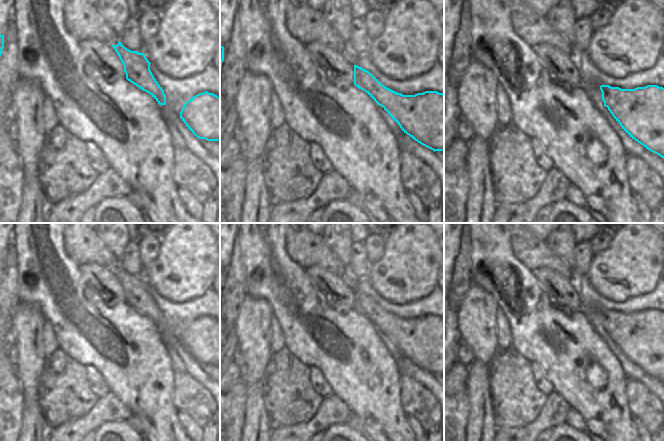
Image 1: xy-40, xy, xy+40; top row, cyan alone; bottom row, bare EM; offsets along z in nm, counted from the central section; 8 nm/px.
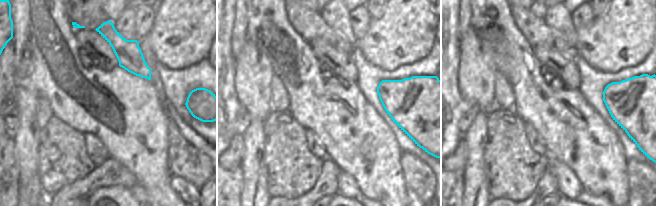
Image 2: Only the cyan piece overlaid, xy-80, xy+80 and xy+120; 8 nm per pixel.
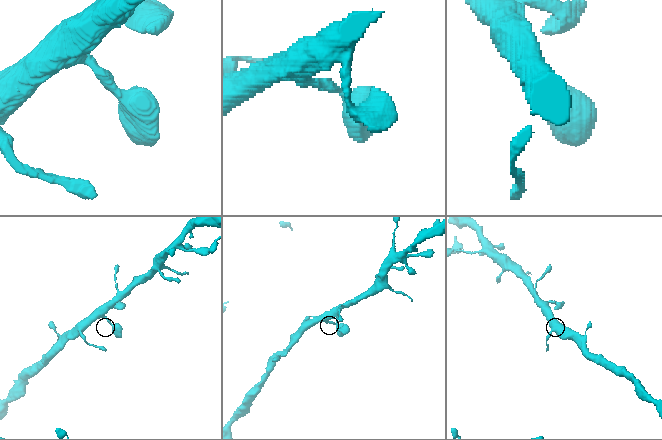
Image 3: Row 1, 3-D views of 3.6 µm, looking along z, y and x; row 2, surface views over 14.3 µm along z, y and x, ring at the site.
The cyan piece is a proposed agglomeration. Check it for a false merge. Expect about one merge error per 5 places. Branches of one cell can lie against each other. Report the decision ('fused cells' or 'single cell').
single cell

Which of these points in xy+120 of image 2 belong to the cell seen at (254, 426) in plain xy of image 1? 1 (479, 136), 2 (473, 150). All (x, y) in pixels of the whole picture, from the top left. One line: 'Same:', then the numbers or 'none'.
Same: 1, 2

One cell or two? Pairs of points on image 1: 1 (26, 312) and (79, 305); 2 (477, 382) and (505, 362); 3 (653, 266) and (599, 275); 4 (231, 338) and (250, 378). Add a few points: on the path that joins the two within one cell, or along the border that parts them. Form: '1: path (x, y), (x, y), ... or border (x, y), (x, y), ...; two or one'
1: border (20, 302), (35, 304), (46, 320); two
2: border (487, 365), (490, 397); two
3: path (640, 266), (630, 266), (620, 273), (612, 273); one
4: border (233, 329), (238, 346); two

